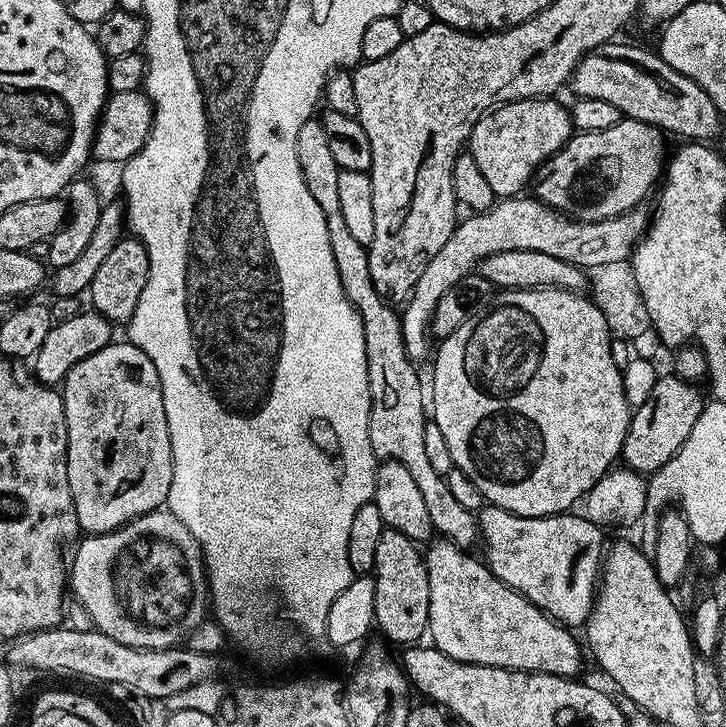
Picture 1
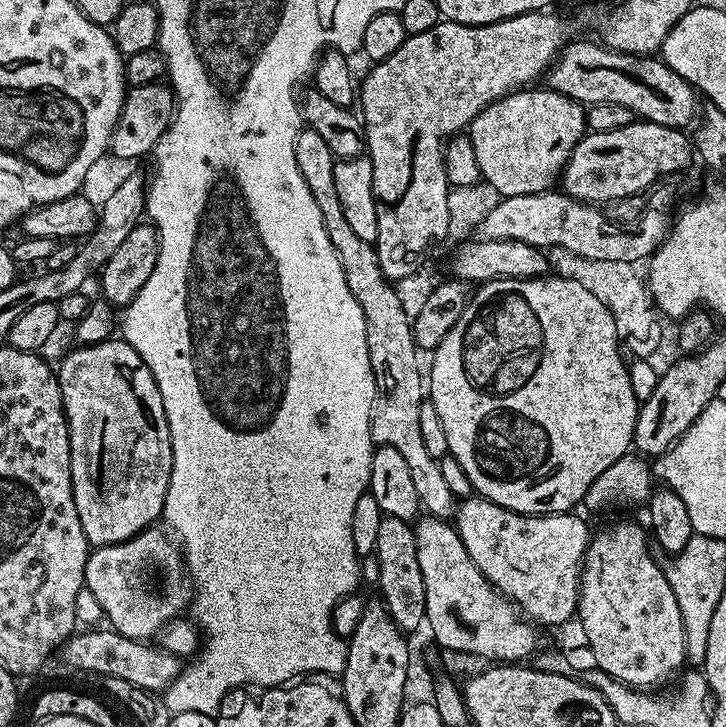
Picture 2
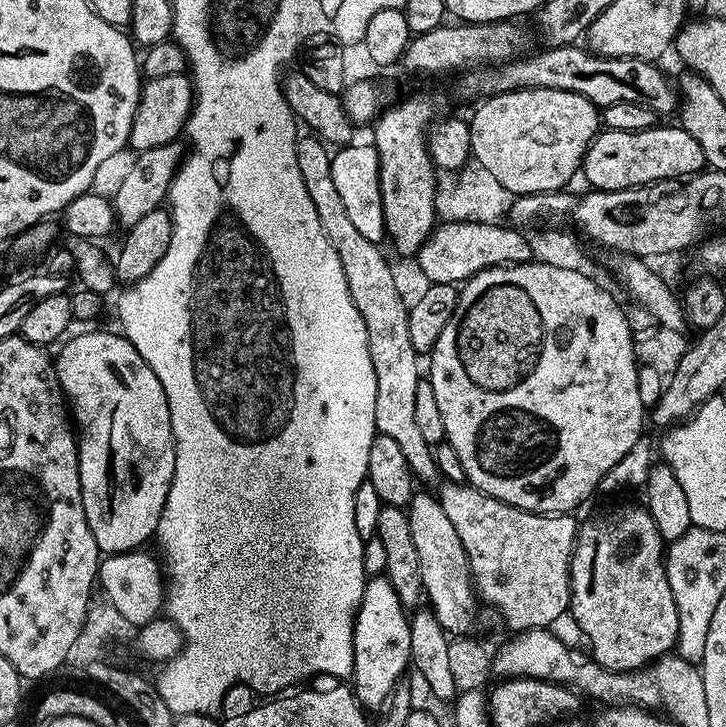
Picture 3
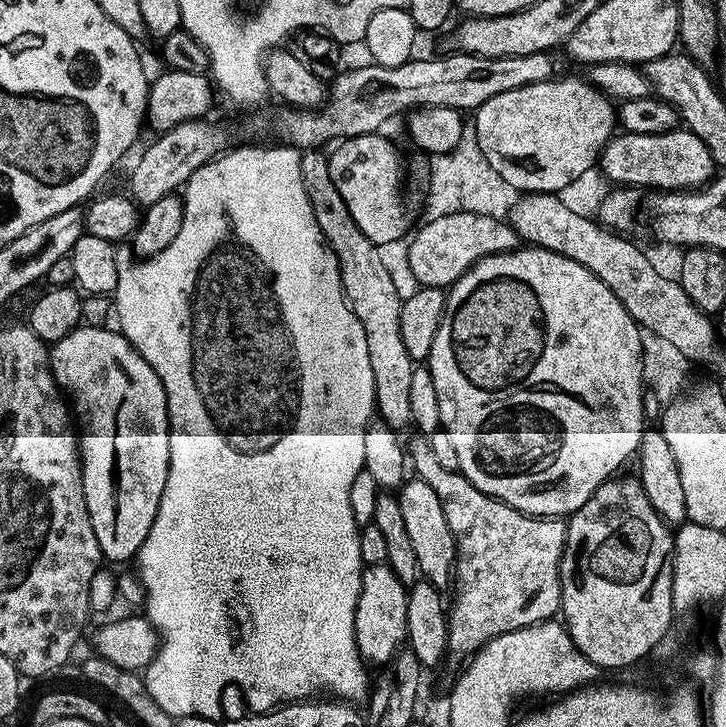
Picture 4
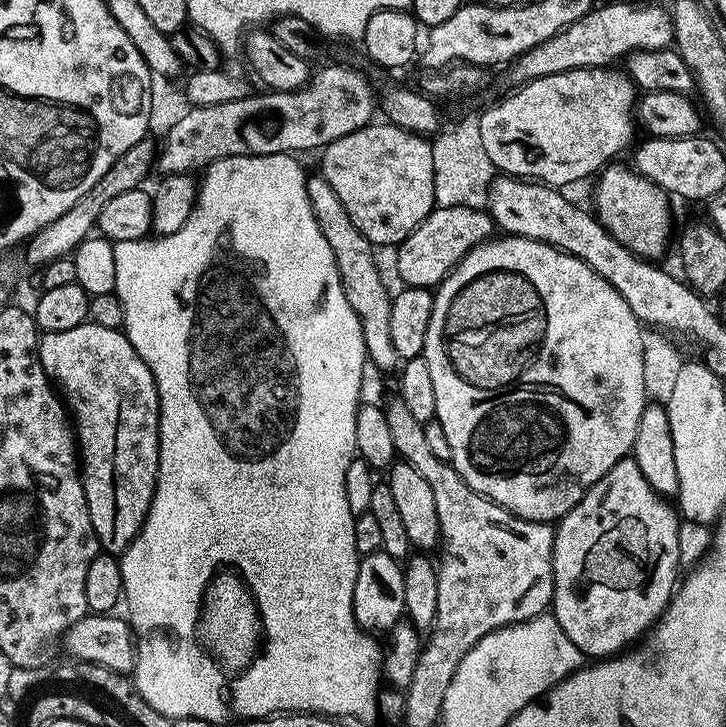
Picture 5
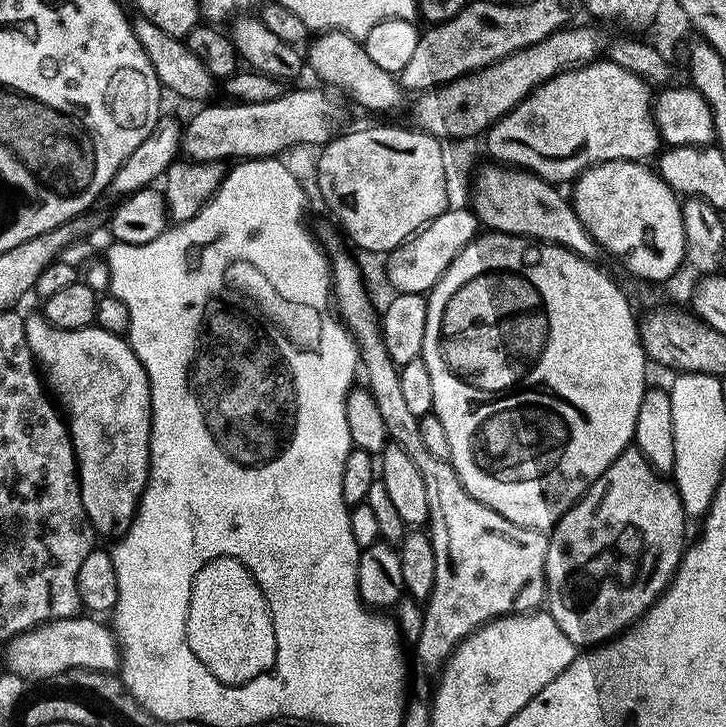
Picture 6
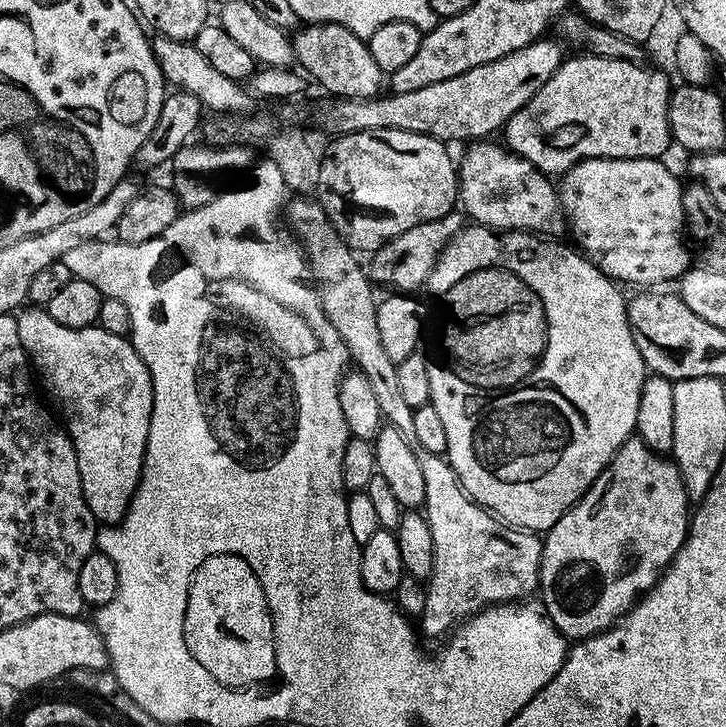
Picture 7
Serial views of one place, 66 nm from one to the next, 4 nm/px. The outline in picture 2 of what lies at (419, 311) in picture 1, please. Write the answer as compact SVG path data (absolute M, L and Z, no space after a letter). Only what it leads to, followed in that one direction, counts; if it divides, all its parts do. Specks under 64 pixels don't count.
M657 183L651 191L602 205L583 204L560 190L506 196L489 207L478 232L485 240L526 242L545 250L561 247L582 258L621 261L636 266L639 260L644 262L651 257L668 237L668 229L672 226L672 203L676 196L664 184L667 183Z

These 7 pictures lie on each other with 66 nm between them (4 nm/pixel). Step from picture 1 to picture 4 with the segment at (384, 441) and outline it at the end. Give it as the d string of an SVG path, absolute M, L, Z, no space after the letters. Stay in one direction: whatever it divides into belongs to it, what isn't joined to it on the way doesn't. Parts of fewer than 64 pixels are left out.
M320 150L300 152L302 186L306 186L306 198L310 198L310 210L314 210L314 218L318 222L318 230L322 230L324 235L324 243L336 256L340 267L340 284L344 287L344 299L348 301L348 307L356 315L358 322L362 322L362 330L366 334L370 370L374 370L375 411L389 428L403 430L412 424L410 374L414 362L410 354L406 354L402 329L398 326L402 292L396 289L396 280L380 253L383 251L374 242L370 242L370 238L366 238L366 234L358 230L358 222L350 218L346 202L342 194L338 194L334 178L330 178L328 156L322 153Z

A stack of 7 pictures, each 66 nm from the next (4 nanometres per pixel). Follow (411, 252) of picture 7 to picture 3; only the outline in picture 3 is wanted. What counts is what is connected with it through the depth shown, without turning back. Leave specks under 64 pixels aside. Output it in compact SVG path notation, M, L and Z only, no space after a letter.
M450 221L437 223L432 233L426 238L426 242L420 248L418 261L420 260L420 272L425 276L425 281L434 284L455 284L467 282L472 276L477 276L487 268L500 268L504 264L527 264L533 259L530 243L526 235L519 227L507 226L503 223L483 224L482 222Z

